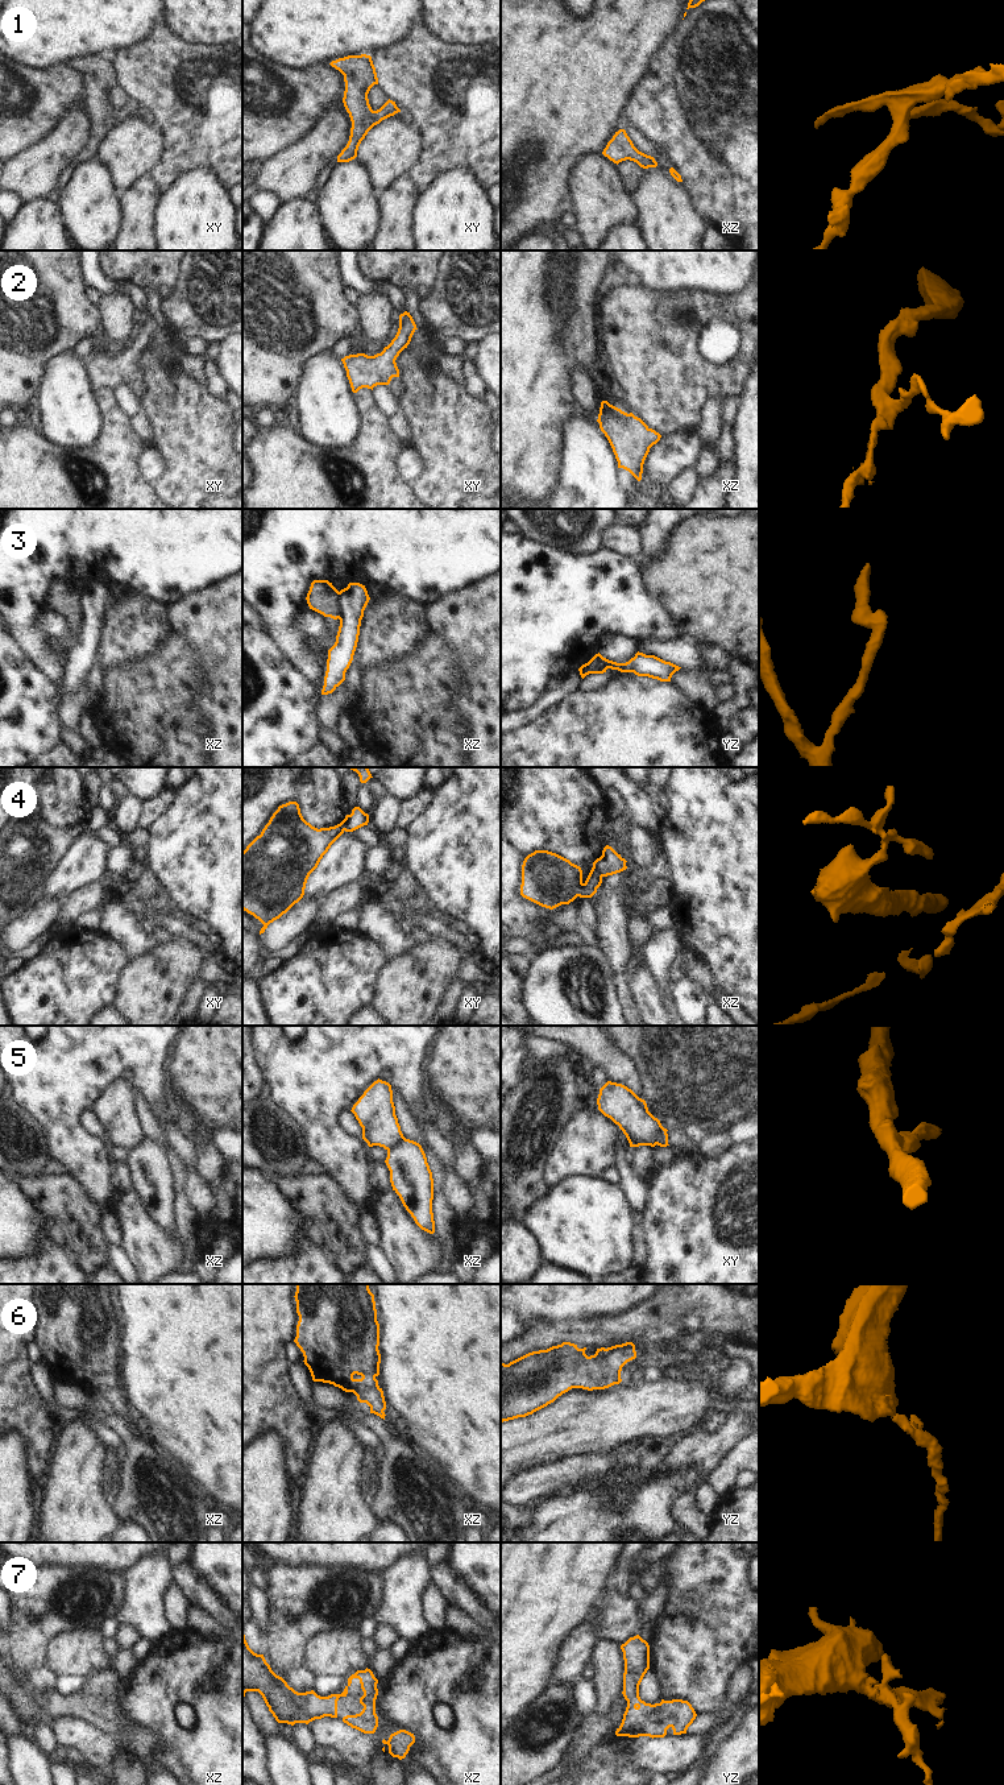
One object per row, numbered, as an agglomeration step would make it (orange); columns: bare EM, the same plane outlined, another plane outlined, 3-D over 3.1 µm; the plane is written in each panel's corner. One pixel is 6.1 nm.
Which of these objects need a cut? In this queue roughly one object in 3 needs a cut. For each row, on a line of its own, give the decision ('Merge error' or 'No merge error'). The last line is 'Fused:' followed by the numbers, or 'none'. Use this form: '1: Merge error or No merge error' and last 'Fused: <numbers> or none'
1: No merge error
2: No merge error
3: Merge error
4: Merge error
5: Merge error
6: No merge error
7: No merge error
Fused: 3, 4, 5.

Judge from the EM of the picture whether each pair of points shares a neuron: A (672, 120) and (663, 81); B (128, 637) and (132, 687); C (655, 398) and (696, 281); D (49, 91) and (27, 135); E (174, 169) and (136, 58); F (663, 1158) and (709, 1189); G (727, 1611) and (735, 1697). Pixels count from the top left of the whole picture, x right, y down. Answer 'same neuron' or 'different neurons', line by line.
A: same neuron
B: different neurons
C: different neurons
D: same neuron
E: same neuron
F: different neurons
G: different neurons

